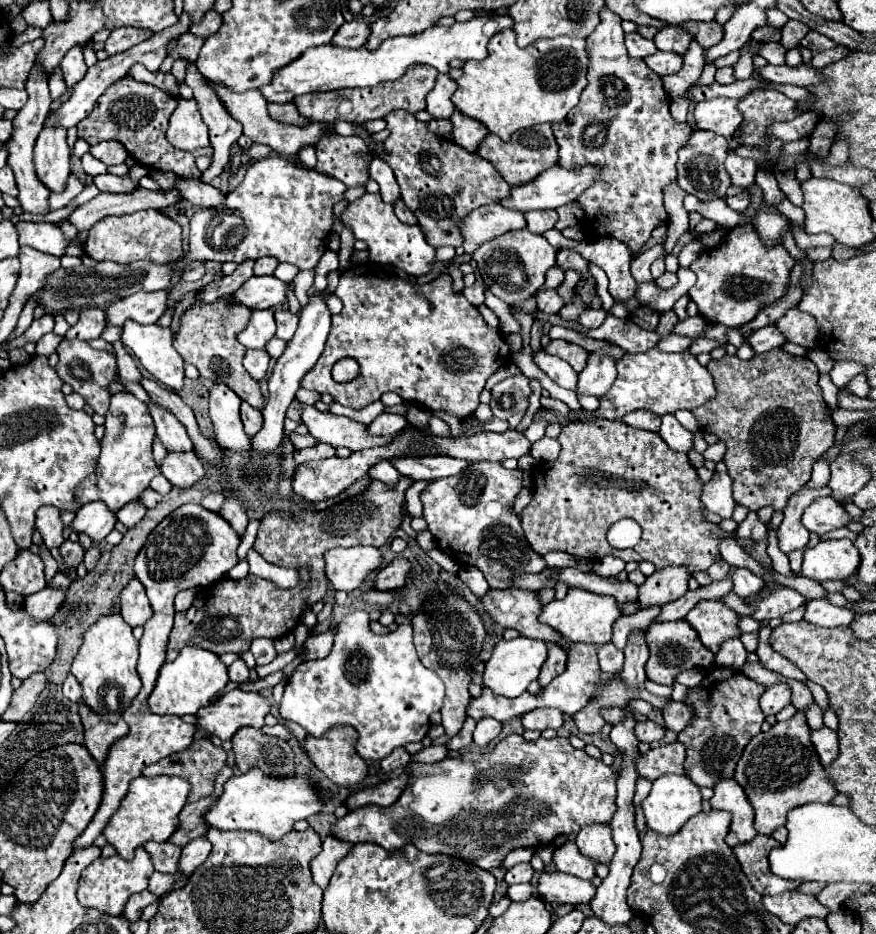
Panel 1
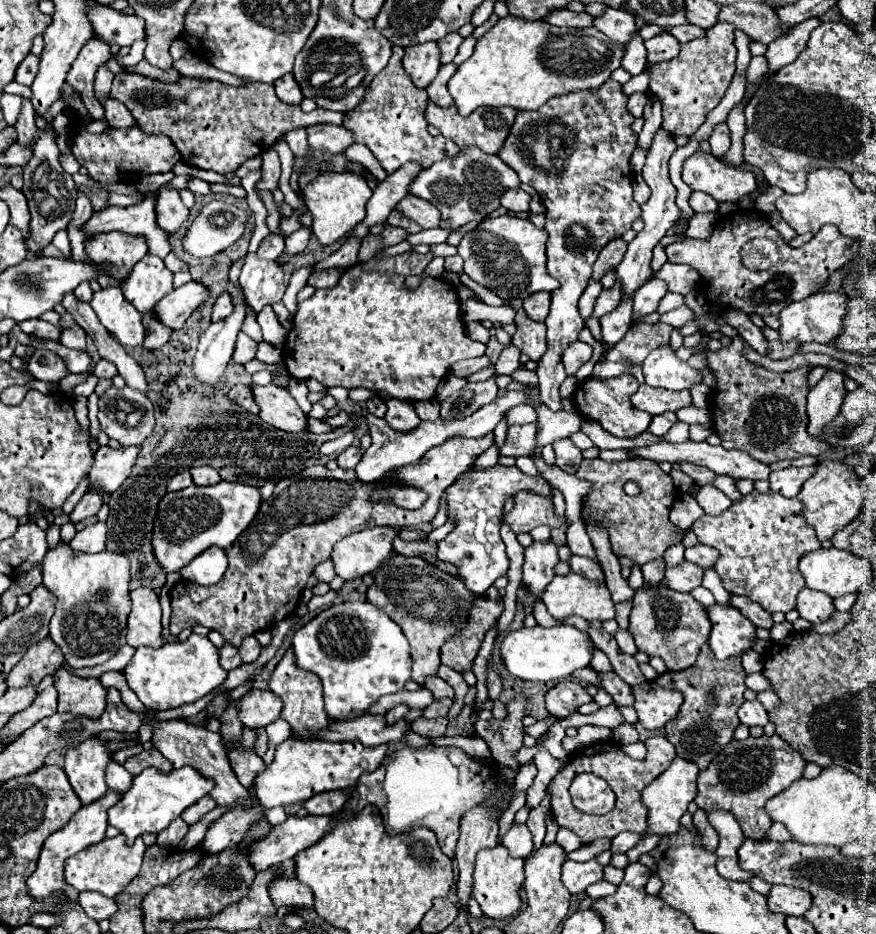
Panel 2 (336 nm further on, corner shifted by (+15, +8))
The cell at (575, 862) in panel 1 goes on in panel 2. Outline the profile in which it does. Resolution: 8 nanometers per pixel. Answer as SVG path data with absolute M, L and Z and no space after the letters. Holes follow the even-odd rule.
M566 861L562 865L562 881L564 887L572 893L584 893L588 885L598 883L604 879L604 867L598 861L586 861L586 863L576 863L576 861Z

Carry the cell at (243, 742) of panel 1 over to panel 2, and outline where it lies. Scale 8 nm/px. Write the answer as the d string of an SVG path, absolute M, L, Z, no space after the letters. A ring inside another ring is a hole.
M230 751L228 757L230 757L232 769L234 769L238 781L240 781L244 787L252 787L252 781L266 769L264 761L256 755L256 751L252 751L252 753Z

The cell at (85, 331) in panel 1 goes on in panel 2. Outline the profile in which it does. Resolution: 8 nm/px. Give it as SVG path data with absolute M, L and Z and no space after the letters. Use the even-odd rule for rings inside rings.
M72 325L70 329L64 329L64 331L62 331L60 343L66 345L66 347L70 347L70 349L86 351L86 333L84 333L84 329L80 329L78 325Z

